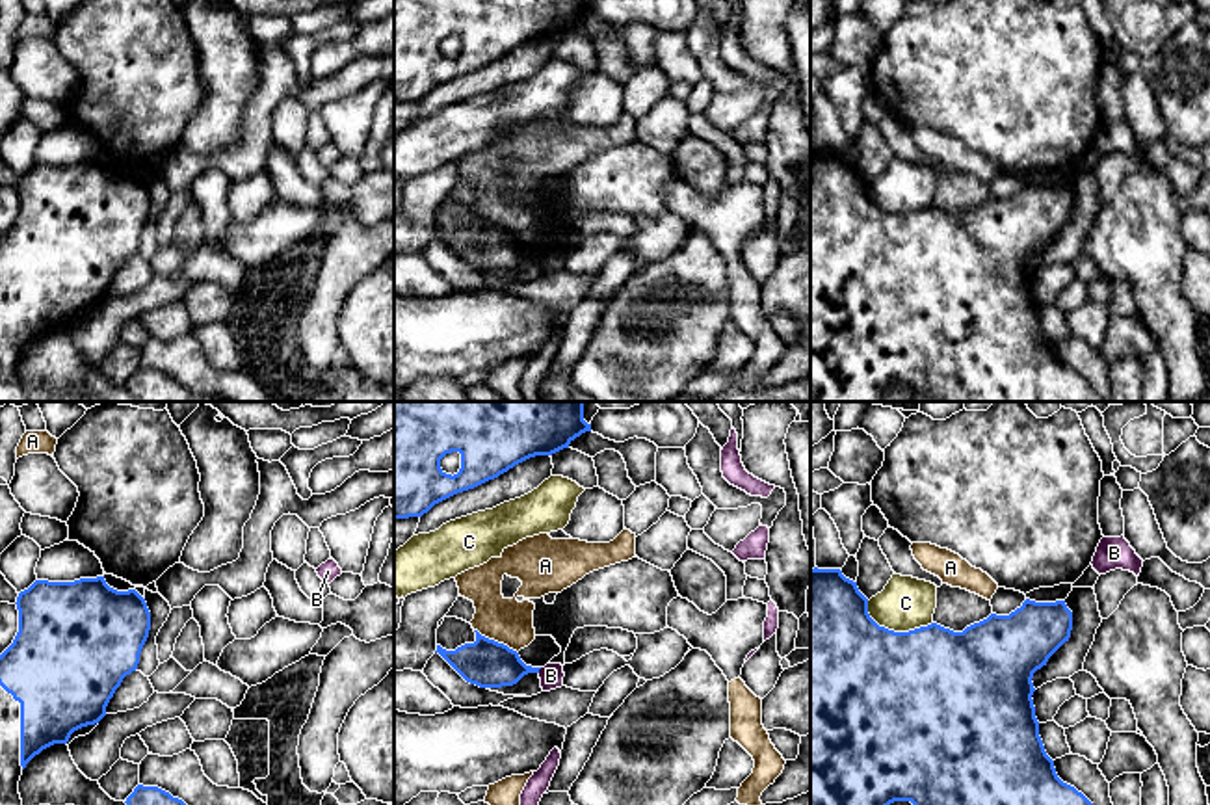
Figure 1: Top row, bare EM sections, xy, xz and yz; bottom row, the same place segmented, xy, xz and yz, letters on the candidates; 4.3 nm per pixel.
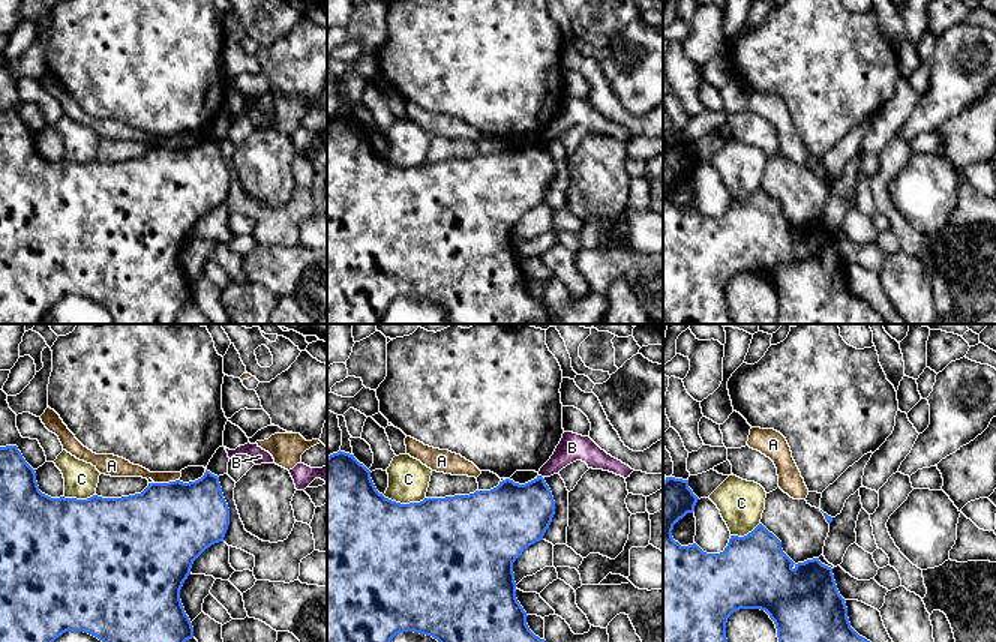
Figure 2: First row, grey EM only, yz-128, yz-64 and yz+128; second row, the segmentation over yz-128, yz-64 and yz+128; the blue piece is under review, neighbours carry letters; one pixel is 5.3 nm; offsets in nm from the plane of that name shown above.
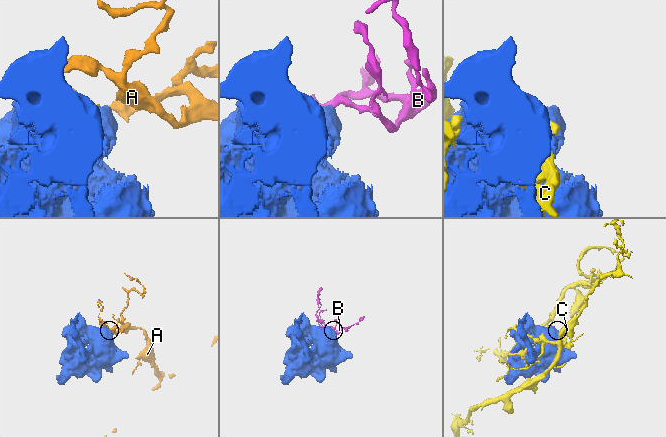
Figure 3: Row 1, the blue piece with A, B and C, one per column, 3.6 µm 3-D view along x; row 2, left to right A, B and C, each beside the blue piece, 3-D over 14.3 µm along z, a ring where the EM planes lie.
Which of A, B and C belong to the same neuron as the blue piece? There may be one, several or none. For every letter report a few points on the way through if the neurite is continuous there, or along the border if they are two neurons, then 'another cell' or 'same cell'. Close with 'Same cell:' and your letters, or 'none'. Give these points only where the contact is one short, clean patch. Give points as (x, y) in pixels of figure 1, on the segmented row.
A: border xz (474, 629), (517, 653); another cell
B: border xz (541, 668), (538, 672); another cell
C: another cell
Same cell: none

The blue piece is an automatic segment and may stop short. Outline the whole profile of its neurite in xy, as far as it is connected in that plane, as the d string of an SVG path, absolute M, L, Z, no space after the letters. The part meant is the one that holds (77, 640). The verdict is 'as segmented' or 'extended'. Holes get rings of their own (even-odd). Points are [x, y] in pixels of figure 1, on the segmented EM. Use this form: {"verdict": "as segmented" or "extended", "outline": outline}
{"verdict": "extended", "outline": "M104 576L35 580L15 604L19 632L0 654L0 805L22 805L19 781L35 755L106 716L123 679L138 669L151 630L145 599L110 587Z"}

